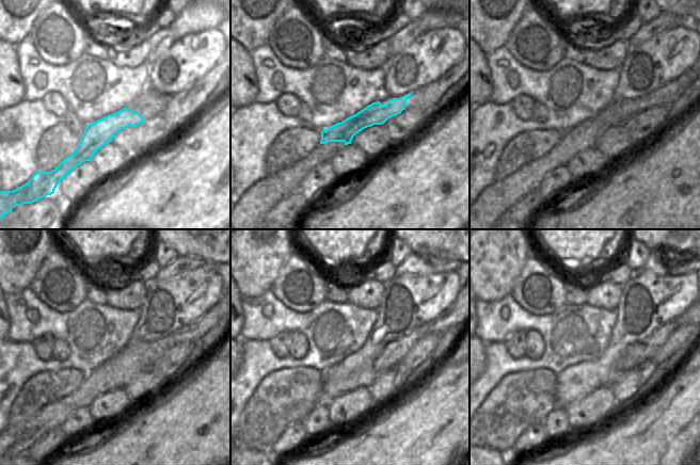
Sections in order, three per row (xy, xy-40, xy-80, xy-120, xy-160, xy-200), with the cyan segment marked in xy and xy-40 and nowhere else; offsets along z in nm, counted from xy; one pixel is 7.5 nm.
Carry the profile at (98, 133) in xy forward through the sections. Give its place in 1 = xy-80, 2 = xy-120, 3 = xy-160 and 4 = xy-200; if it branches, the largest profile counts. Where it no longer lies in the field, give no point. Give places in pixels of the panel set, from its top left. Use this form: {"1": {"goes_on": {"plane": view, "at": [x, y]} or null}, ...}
{"1": {"goes_on": {"plane": "xy-80", "at": [633, 107]}}, "2": {"goes_on": {"plane": "xy-120", "at": [154, 350]}}, "3": {"goes_on": {"plane": "xy-160", "at": [393, 353]}}, "4": {"goes_on": {"plane": "xy-200", "at": [637, 353]}}}

